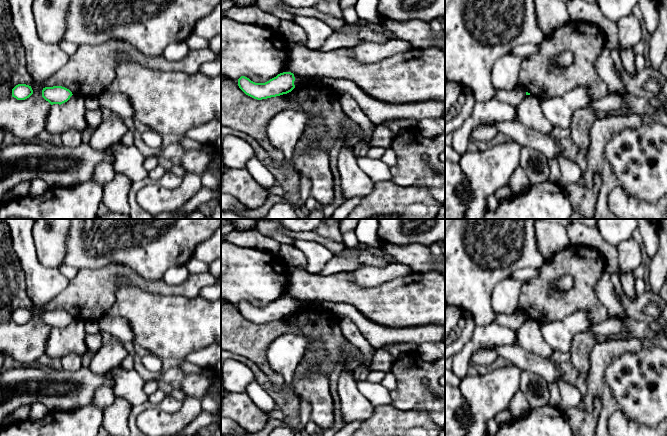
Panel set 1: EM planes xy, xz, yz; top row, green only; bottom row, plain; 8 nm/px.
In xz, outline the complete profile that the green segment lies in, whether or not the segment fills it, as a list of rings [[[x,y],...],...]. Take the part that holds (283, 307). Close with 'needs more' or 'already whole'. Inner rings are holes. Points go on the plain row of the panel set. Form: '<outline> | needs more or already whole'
[[[283,296],[265,307],[255,307],[245,300],[238,303],[239,312],[248,320],[257,323],[267,323],[291,316],[295,301],[291,296]]] | already whole

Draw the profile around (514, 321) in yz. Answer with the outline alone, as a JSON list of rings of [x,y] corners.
[[[520,309],[511,315],[499,314],[495,318],[495,322],[497,322],[499,325],[514,331],[518,330],[526,320],[526,314]]]

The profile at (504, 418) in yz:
[[[509,408],[497,413],[495,416],[495,421],[499,427],[508,426],[513,422],[514,419],[515,418]]]

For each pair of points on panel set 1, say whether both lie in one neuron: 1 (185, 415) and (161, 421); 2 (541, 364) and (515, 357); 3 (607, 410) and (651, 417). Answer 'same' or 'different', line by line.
1: same
2: same
3: different

